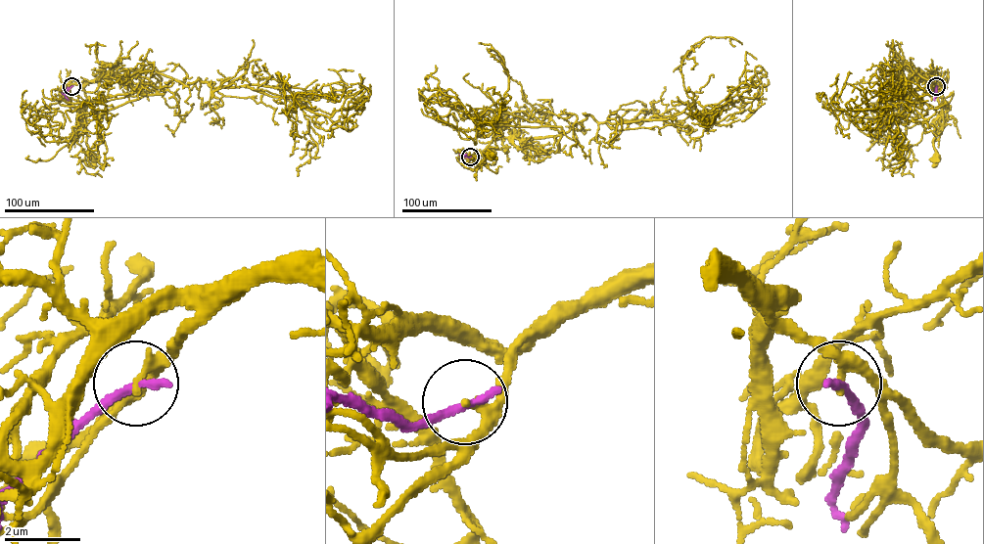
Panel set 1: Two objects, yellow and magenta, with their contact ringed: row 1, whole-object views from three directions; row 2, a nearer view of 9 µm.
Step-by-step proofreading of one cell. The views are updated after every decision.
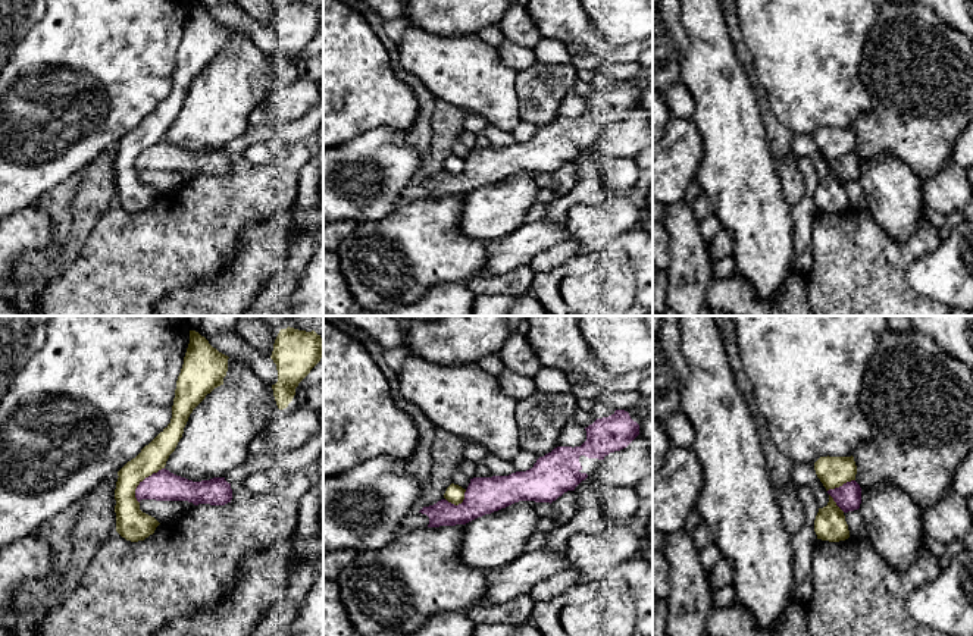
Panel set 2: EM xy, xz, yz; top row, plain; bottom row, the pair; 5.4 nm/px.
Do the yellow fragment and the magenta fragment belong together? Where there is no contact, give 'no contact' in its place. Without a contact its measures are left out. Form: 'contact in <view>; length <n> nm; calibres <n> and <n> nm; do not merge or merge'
contact in xy; length 240 nm; calibres 180 and 160 nm; do not merge

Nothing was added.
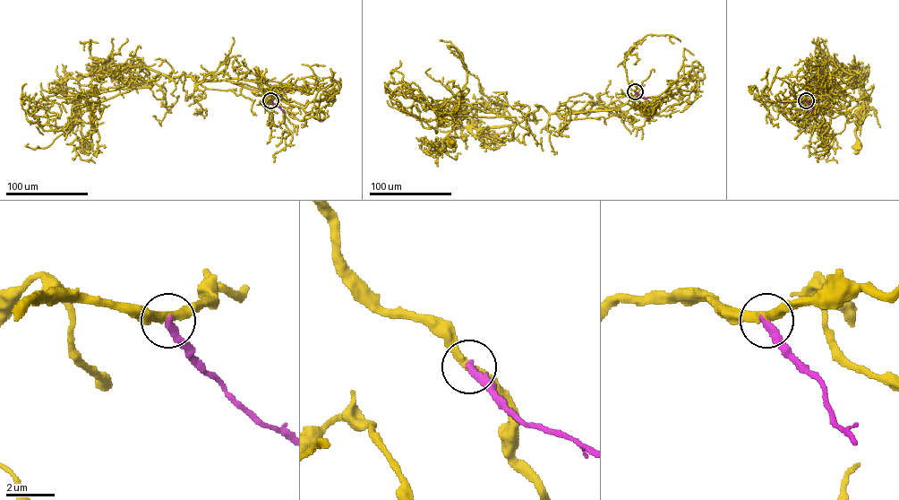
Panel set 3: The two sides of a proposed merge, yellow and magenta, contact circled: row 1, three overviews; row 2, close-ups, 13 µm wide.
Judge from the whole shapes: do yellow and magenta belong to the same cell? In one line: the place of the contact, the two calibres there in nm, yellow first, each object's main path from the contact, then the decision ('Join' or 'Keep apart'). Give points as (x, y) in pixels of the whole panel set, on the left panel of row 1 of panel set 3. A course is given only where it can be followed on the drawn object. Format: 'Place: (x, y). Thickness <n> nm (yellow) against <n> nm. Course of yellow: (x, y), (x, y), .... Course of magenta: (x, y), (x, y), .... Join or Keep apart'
Place: (270, 100). Thickness 360 nm (yellow) against 340 nm. Course of yellow: (270, 100), (270, 92), (226, 81), (102, 64), (78, 81), (87, 146). Course of magenta: (270, 100), (283, 112). Keep apart

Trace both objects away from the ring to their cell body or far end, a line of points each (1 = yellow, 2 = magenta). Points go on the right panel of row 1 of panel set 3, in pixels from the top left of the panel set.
1: (806, 100), (824, 88), (827, 75), (820, 77), (842, 64), (863, 103), (858, 146)
2: (806, 100), (811, 112)

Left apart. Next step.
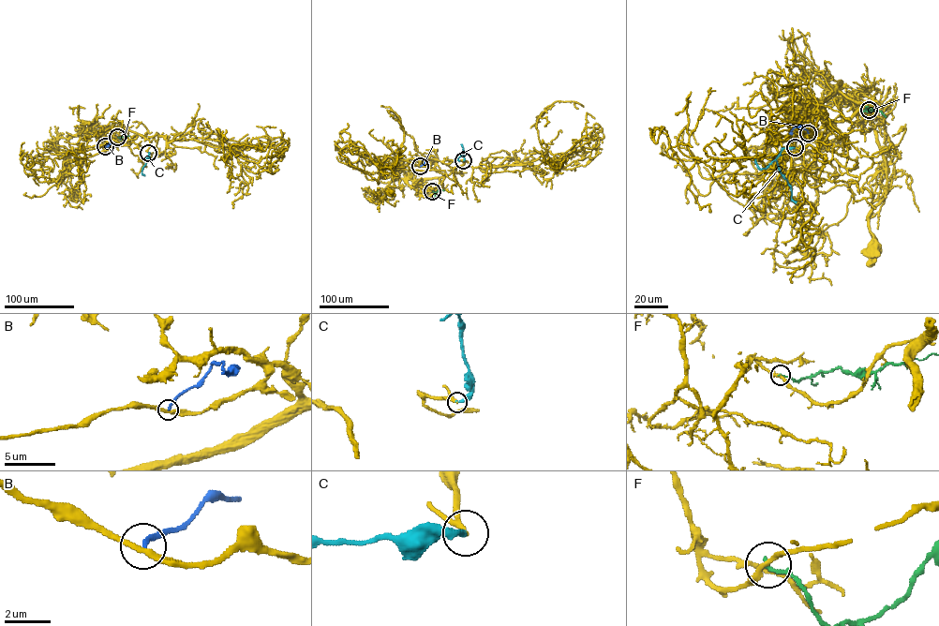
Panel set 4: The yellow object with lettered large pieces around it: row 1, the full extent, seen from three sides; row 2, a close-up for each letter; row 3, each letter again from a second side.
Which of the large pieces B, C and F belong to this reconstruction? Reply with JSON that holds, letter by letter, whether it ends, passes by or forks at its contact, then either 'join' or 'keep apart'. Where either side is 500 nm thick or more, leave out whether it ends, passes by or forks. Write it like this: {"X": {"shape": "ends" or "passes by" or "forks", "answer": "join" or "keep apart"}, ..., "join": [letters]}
{"B": {"shape": "ends", "answer": "keep apart"}, "C": {"shape": "ends", "answer": "join"}, "F": {"shape": "ends", "answer": "keep apart"}, "join": ["C"]}

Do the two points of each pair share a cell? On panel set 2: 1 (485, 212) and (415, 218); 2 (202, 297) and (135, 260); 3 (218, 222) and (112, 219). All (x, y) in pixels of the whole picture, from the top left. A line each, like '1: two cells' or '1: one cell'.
1: two cells
2: two cells
3: one cell

